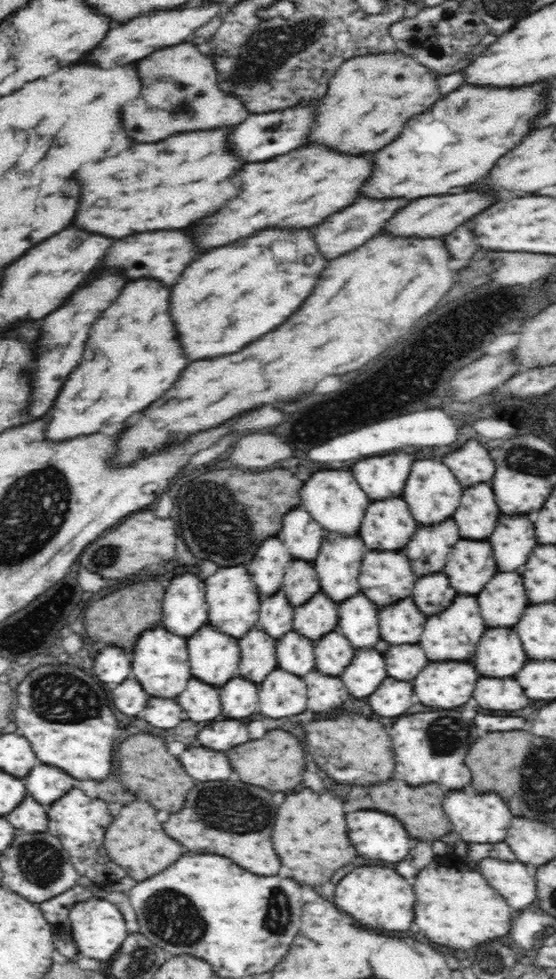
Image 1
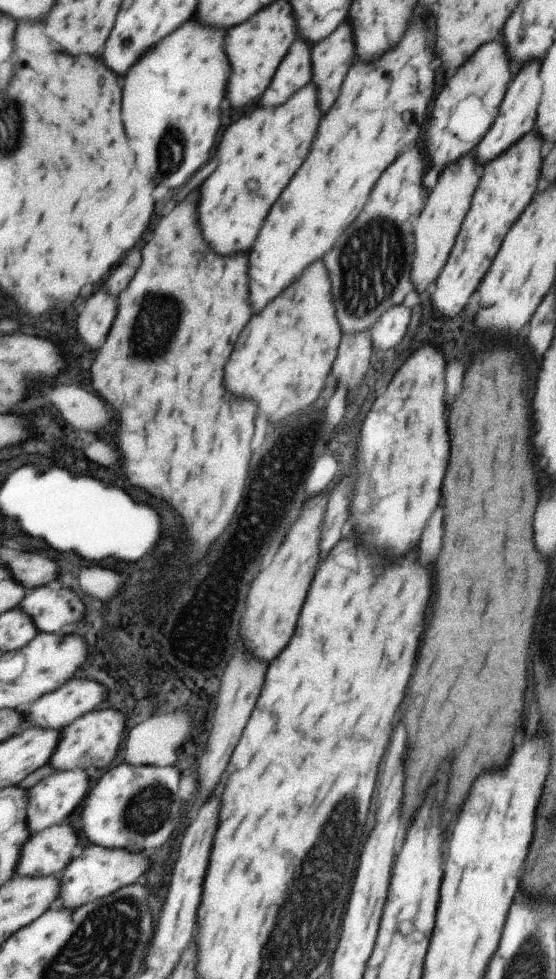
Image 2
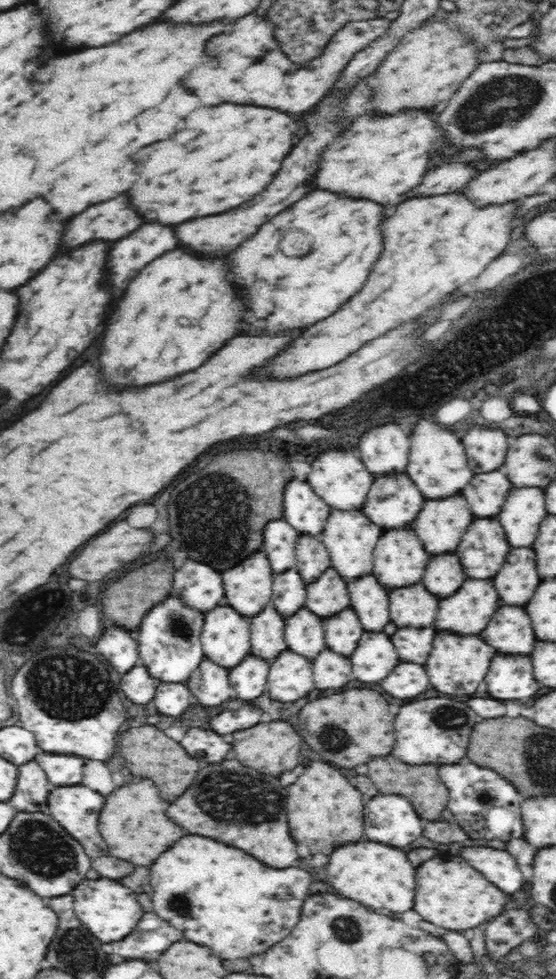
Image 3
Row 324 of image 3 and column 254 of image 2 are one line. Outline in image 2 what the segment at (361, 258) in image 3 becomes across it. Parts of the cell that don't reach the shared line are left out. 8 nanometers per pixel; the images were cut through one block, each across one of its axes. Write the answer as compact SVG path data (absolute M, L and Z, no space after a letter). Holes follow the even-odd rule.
M411 18L395 48L383 52L375 62L355 62L355 68L347 74L347 84L343 84L335 108L323 118L319 140L315 140L307 164L291 180L283 200L271 210L251 250L251 300L255 300L255 310L263 310L309 264L335 246L339 236L355 222L379 174L397 158L403 146L413 144L419 136L433 94L429 36L425 22Z

